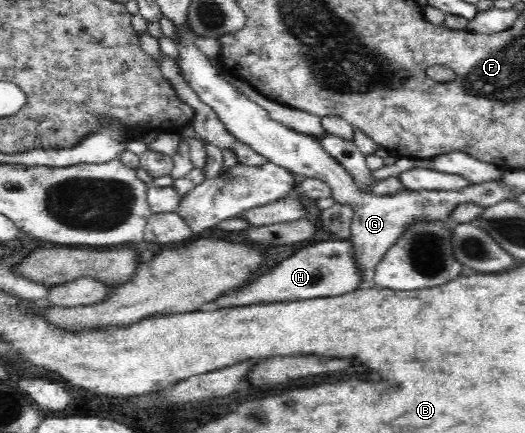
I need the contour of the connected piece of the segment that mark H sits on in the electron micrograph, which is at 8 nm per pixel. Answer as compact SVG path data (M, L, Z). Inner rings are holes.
M319 239L315 244L302 245L302 251L283 259L274 269L258 277L254 283L240 287L234 297L222 295L216 299L218 309L246 307L256 303L286 303L298 299L344 295L361 287L361 271L357 266L353 247L349 239Z

